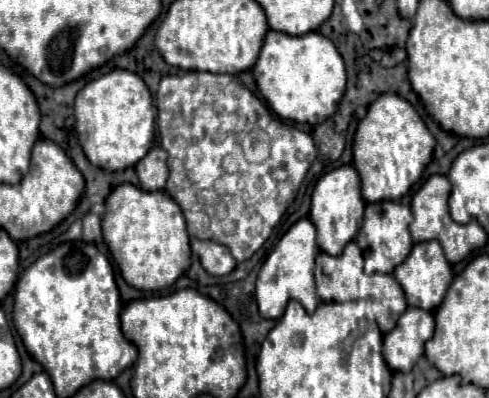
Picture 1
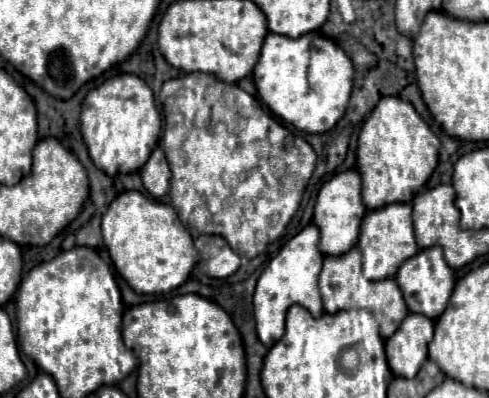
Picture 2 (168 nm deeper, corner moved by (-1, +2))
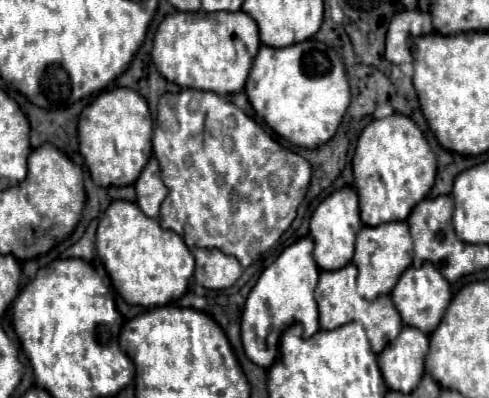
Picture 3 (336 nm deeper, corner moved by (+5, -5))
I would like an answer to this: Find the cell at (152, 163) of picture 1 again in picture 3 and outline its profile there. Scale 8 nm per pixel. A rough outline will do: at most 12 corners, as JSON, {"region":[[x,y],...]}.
{"region":[[152,157],[136,181],[138,207],[148,217],[160,215],[168,187]]}

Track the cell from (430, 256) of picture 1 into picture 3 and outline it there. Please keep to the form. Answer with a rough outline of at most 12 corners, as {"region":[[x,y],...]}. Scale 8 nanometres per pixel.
{"region":[[426,261],[408,267],[390,295],[404,325],[426,335],[452,299]]}

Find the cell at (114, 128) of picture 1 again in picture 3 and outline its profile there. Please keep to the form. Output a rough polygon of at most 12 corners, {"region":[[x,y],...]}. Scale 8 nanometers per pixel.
{"region":[[102,91],[78,141],[96,185],[132,185],[152,155],[146,99]]}

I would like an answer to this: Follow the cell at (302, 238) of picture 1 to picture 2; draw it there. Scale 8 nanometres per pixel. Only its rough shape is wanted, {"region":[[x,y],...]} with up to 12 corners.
{"region":[[310,224],[288,240],[254,290],[256,334],[282,338],[292,304],[324,314],[324,254]]}

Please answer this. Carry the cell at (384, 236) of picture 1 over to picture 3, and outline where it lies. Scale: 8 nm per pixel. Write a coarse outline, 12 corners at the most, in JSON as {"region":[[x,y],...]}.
{"region":[[406,221],[362,227],[352,263],[364,299],[388,295],[412,263]]}

